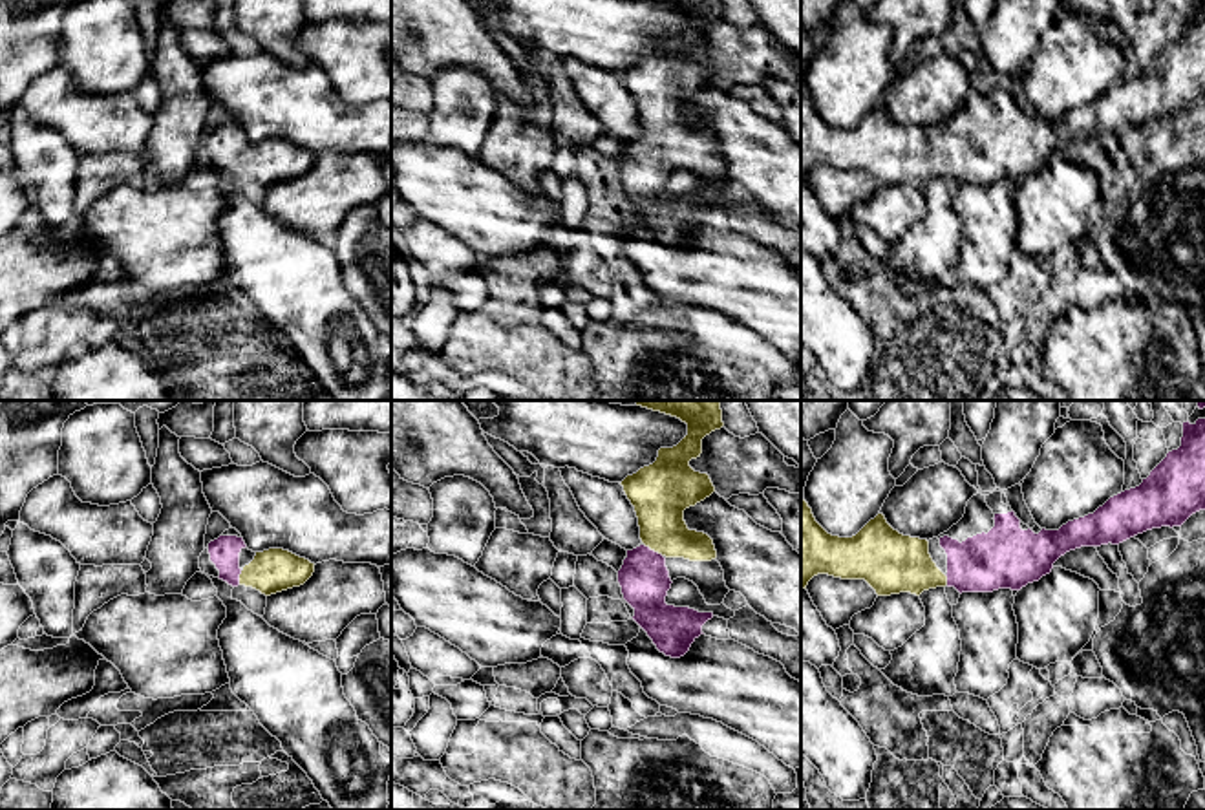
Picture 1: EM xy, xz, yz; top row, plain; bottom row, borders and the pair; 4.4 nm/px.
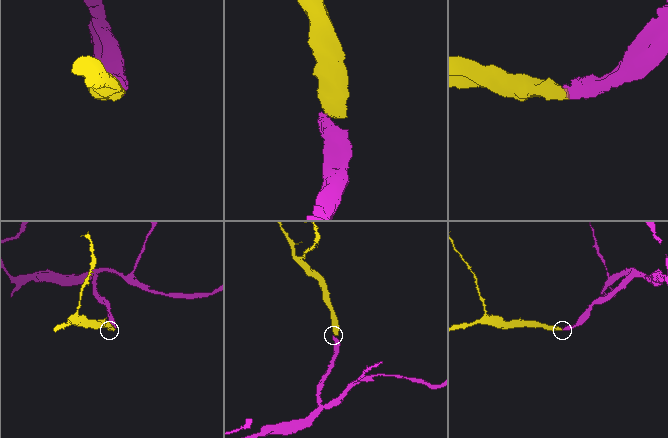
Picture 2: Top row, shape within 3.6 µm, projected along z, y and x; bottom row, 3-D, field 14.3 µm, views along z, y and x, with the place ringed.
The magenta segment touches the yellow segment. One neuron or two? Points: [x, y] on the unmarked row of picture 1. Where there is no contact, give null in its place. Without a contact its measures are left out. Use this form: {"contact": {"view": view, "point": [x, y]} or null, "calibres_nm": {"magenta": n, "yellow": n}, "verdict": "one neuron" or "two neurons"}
{"contact": {"view": "xz", "point": [653, 141]}, "calibres_nm": {"magenta": 220, "yellow": 260}, "verdict": "one neuron"}

